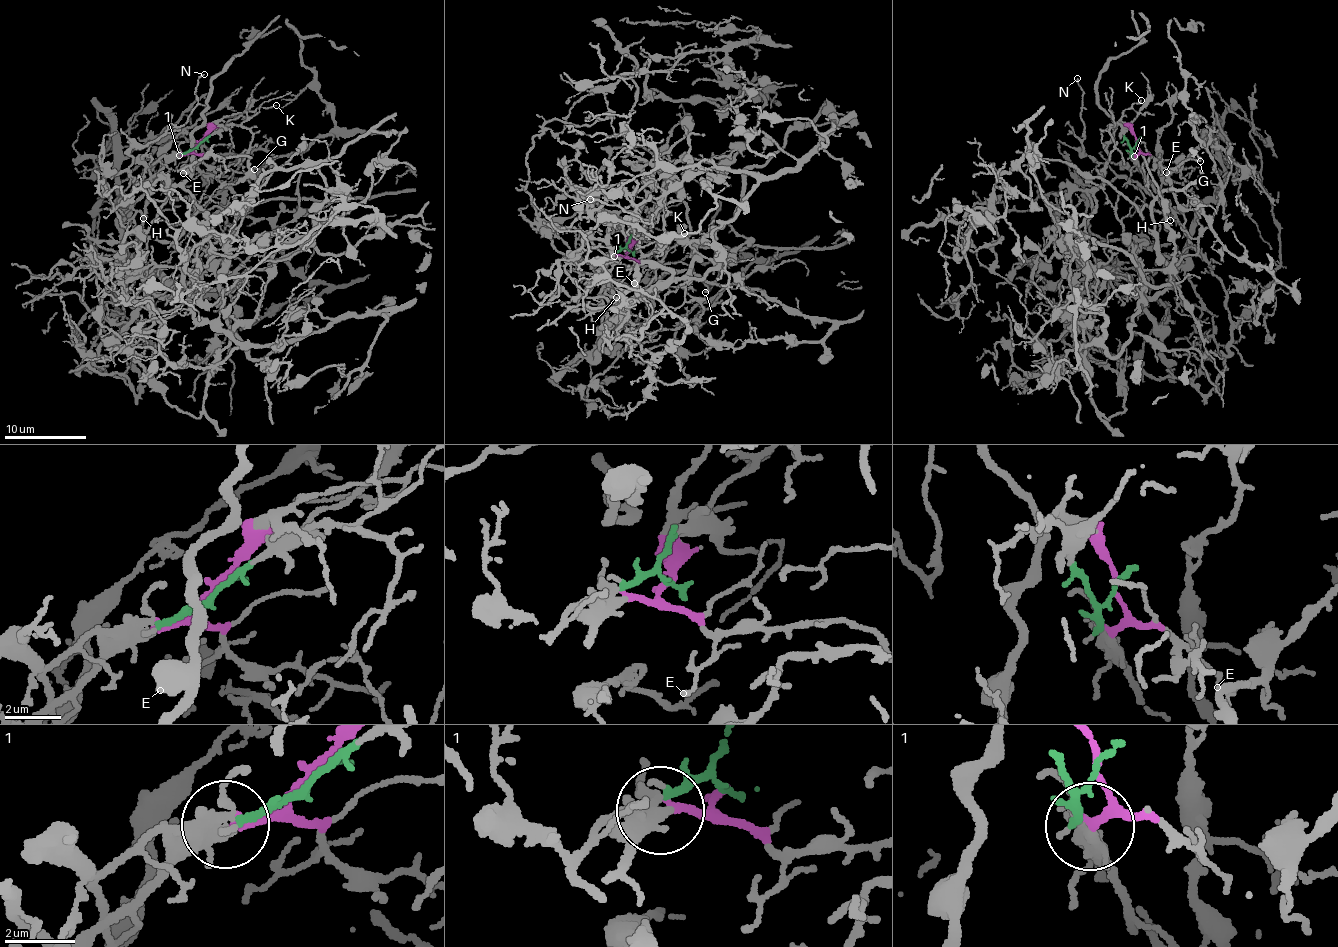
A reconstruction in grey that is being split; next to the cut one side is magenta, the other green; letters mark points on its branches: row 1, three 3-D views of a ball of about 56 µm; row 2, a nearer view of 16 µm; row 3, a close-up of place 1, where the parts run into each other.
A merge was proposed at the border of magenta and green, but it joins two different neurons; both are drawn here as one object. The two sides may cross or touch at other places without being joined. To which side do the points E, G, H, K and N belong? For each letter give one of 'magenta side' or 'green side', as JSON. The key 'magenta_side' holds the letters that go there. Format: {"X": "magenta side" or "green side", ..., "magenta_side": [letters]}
{"E": "magenta side", "G": "magenta side", "H": "magenta side", "K": "magenta side", "N": "magenta side", "magenta_side": ["E", "G", "H", "K", "N"]}

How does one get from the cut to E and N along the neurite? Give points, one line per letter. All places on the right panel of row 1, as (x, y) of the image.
E: (1136, 142), (1140, 151), (1158, 159), (1167, 173)
N: (1136, 142), (1139, 151), (1134, 159), (1143, 176), (1141, 188), (1114, 174), (1083, 150), (1086, 138), (1078, 79)

